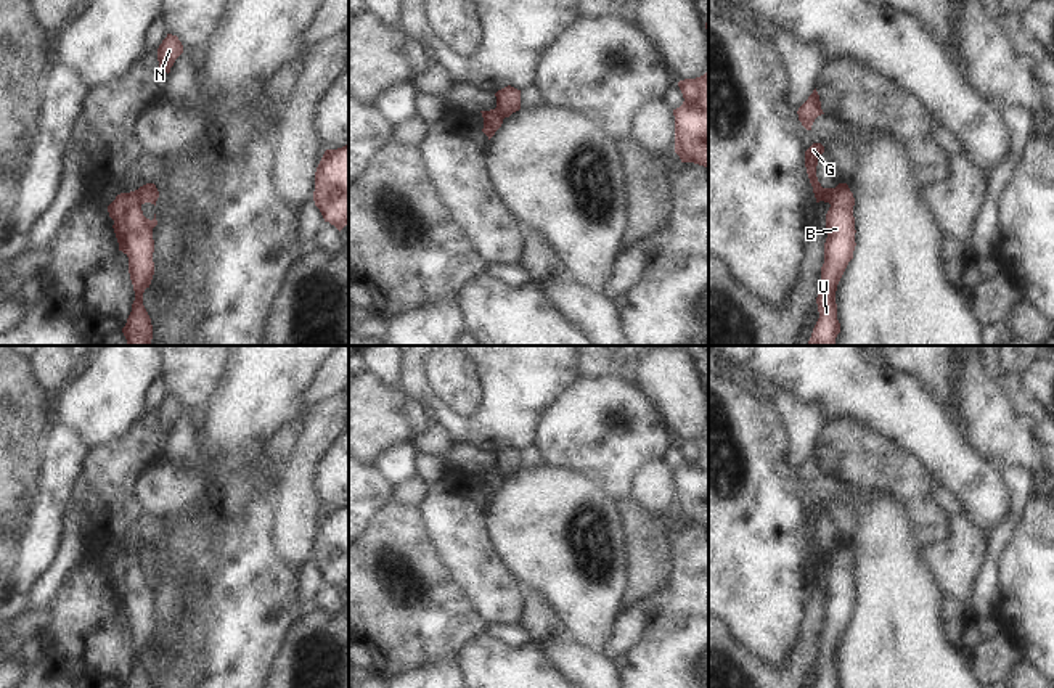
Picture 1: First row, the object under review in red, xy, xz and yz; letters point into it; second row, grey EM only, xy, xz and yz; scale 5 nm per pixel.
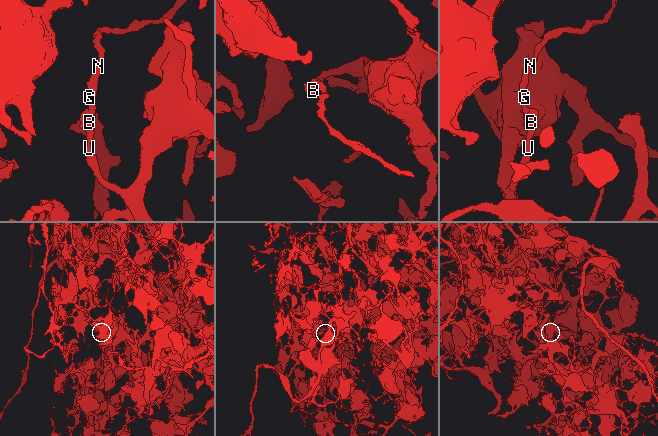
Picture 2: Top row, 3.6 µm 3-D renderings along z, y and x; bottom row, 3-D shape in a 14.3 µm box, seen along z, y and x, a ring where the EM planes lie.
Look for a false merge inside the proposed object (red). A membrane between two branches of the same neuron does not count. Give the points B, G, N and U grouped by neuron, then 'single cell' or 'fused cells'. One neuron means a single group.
B U / G N; fused cells

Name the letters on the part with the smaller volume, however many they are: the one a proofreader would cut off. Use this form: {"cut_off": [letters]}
{"cut_off": ["G", "N"]}

